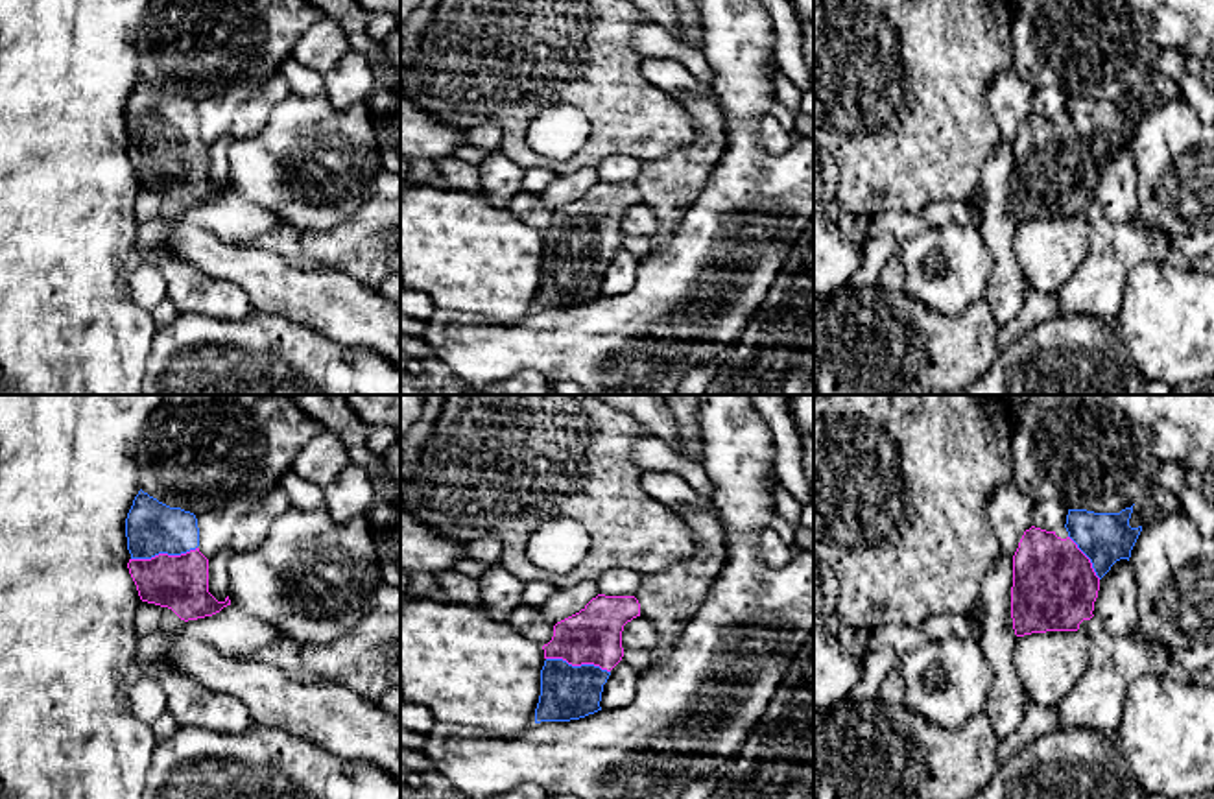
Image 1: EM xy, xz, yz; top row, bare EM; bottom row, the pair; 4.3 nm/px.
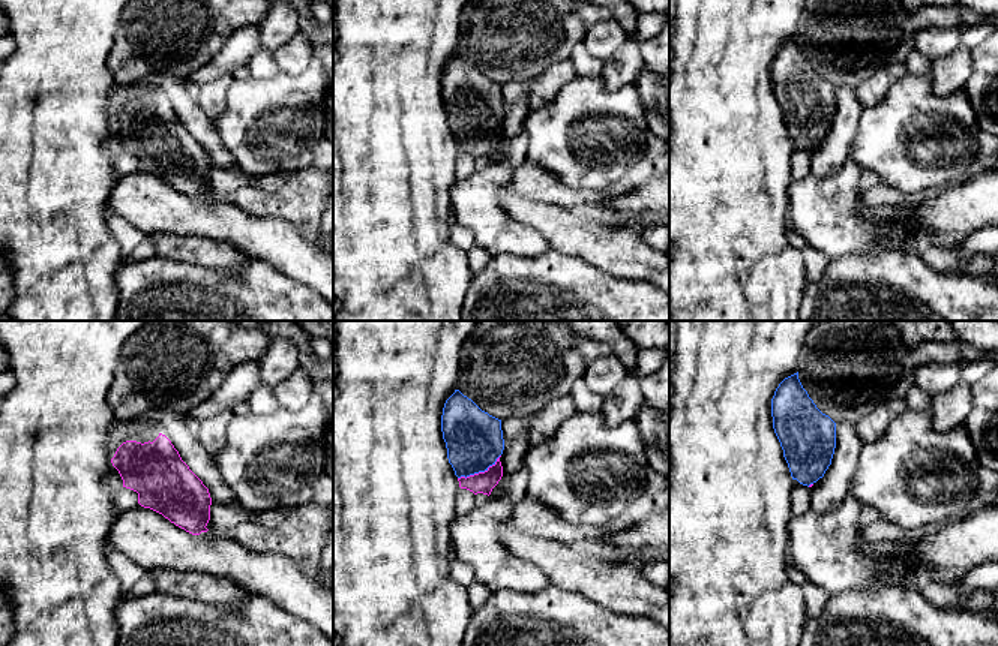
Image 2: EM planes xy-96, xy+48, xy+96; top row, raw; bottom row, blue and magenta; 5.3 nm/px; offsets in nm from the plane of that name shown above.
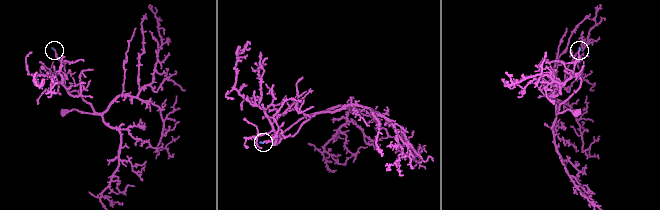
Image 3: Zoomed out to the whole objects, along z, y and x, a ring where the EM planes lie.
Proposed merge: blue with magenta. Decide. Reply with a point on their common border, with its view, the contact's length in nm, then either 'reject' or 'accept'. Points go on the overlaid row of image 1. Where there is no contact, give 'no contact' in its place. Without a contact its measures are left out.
contact xy (163, 552); length 300 nm; accept

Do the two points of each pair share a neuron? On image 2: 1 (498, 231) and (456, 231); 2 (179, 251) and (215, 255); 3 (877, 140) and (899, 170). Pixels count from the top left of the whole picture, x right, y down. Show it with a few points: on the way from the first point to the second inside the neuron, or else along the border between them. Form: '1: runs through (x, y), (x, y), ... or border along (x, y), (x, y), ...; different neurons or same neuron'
1: border along (453, 219), (471, 231), (474, 242); different neurons
2: runs through (188, 251), (206, 252); same neuron
3: runs through (884, 147), (893, 162); same neuron

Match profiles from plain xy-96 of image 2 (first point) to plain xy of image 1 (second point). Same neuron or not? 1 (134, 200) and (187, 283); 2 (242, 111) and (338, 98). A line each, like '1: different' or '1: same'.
1: different
2: different

